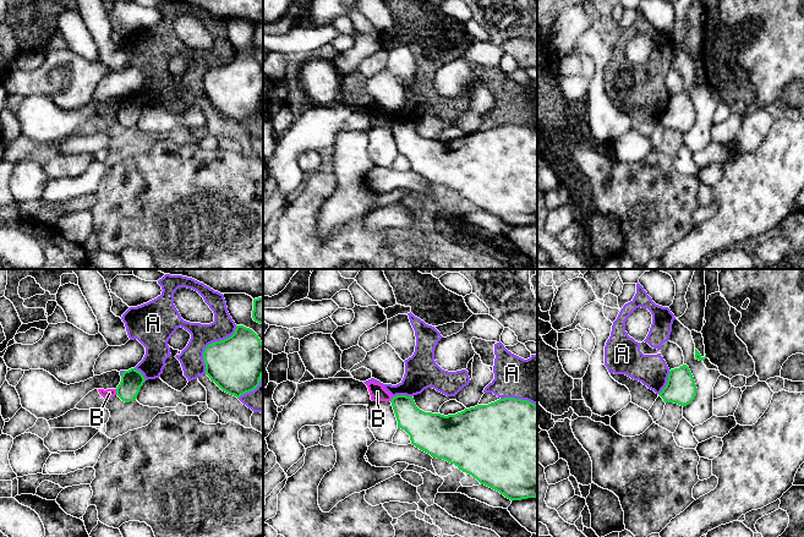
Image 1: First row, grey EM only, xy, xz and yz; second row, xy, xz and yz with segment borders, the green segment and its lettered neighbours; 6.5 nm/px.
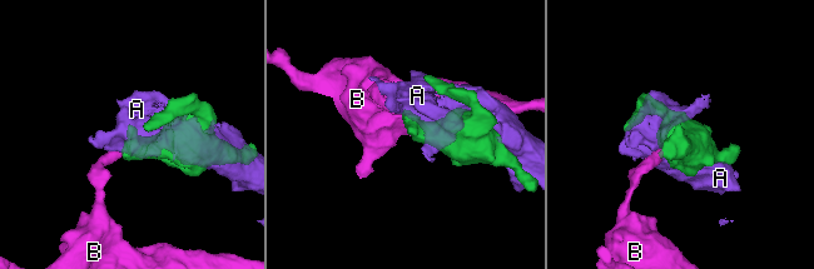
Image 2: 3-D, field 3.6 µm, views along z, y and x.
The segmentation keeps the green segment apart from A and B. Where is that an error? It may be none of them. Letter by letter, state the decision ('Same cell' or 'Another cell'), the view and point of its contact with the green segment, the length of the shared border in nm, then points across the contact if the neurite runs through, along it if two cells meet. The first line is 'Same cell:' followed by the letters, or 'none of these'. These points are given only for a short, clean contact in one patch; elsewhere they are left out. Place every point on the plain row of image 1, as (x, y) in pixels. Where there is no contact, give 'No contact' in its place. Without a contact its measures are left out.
Same cell: none of these
A: Another cell. Touches green at xy (209, 70). Shared border 380 nm
B: Another cell. Touches green at xy (116, 118). Shared border 40 nm. Boundary: xy (115, 115), (116, 120)

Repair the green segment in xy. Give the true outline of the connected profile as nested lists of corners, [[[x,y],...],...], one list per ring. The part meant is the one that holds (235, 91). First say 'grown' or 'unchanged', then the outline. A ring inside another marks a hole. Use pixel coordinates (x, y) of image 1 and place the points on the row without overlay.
unchanged; [[[236,51],[231,62],[204,75],[203,87],[210,106],[239,125],[259,111],[263,102],[263,69],[252,55]]]

